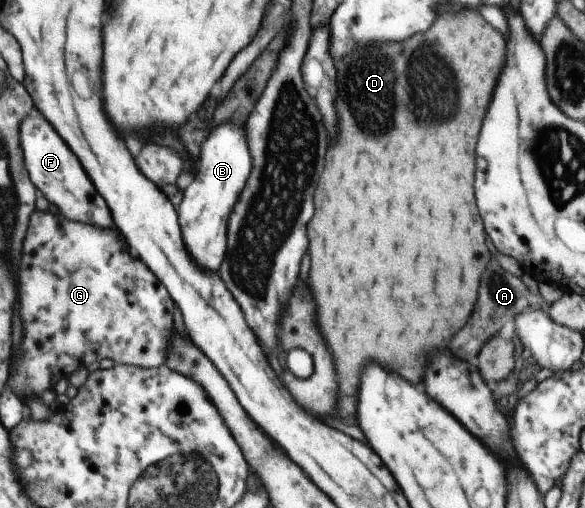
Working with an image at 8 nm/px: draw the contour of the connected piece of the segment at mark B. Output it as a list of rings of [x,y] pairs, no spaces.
[[[234,124],[218,126],[212,132],[212,136],[208,136],[208,140],[202,144],[196,182],[192,182],[186,188],[184,200],[178,208],[178,218],[188,252],[192,260],[204,270],[218,272],[226,256],[226,222],[232,212],[232,206],[238,200],[238,194],[246,186],[250,170],[252,170],[252,160],[242,128]]]

